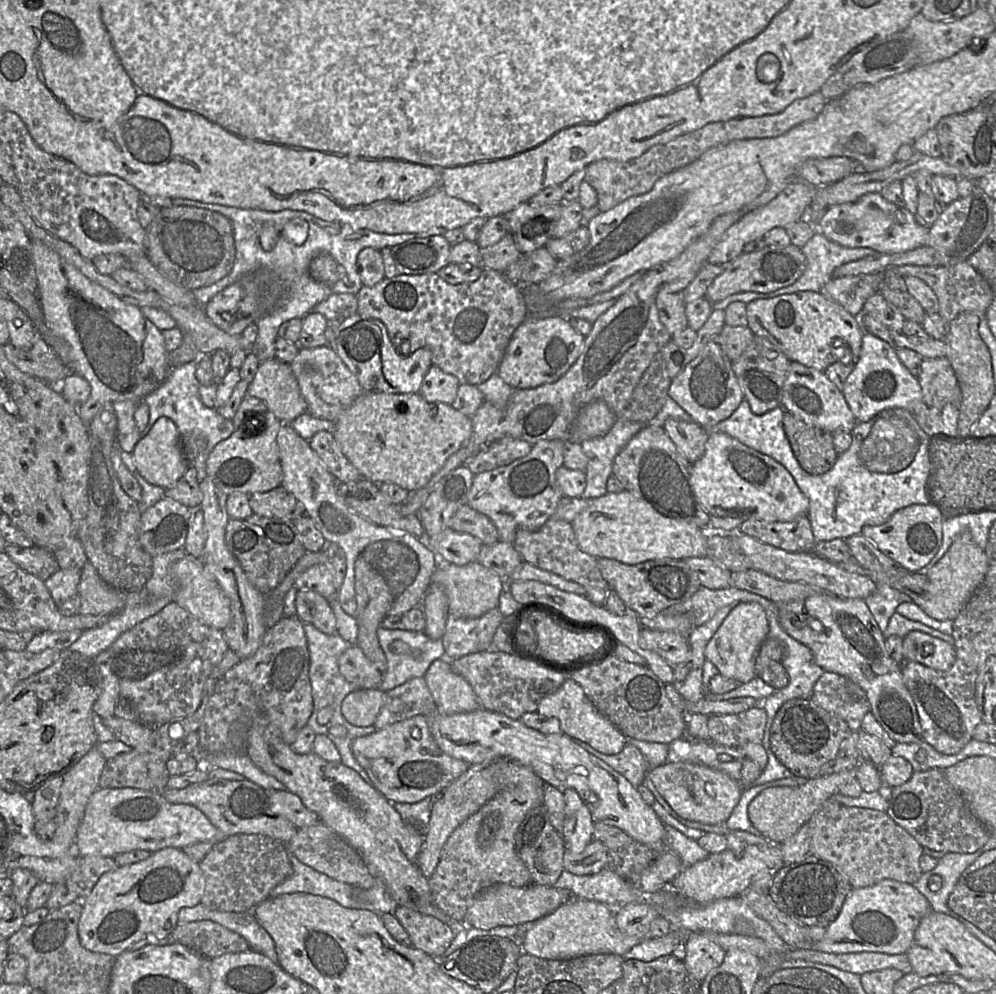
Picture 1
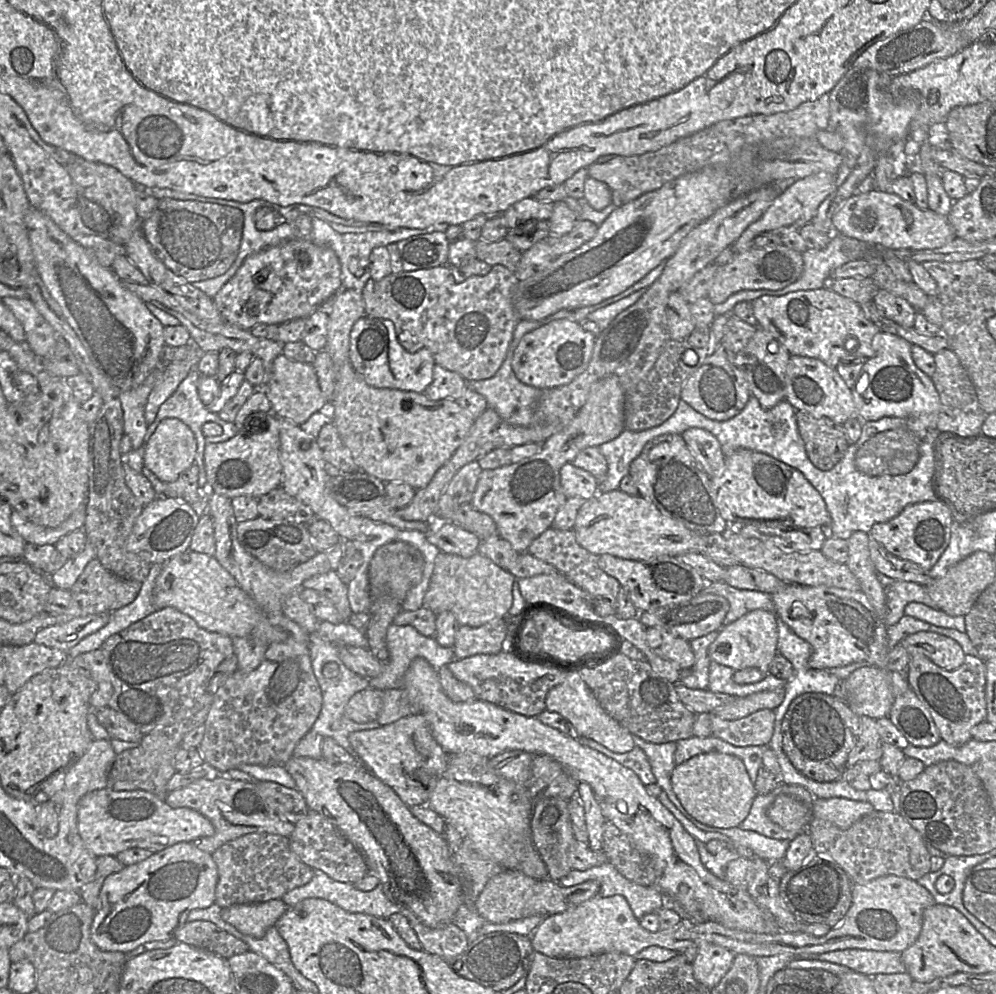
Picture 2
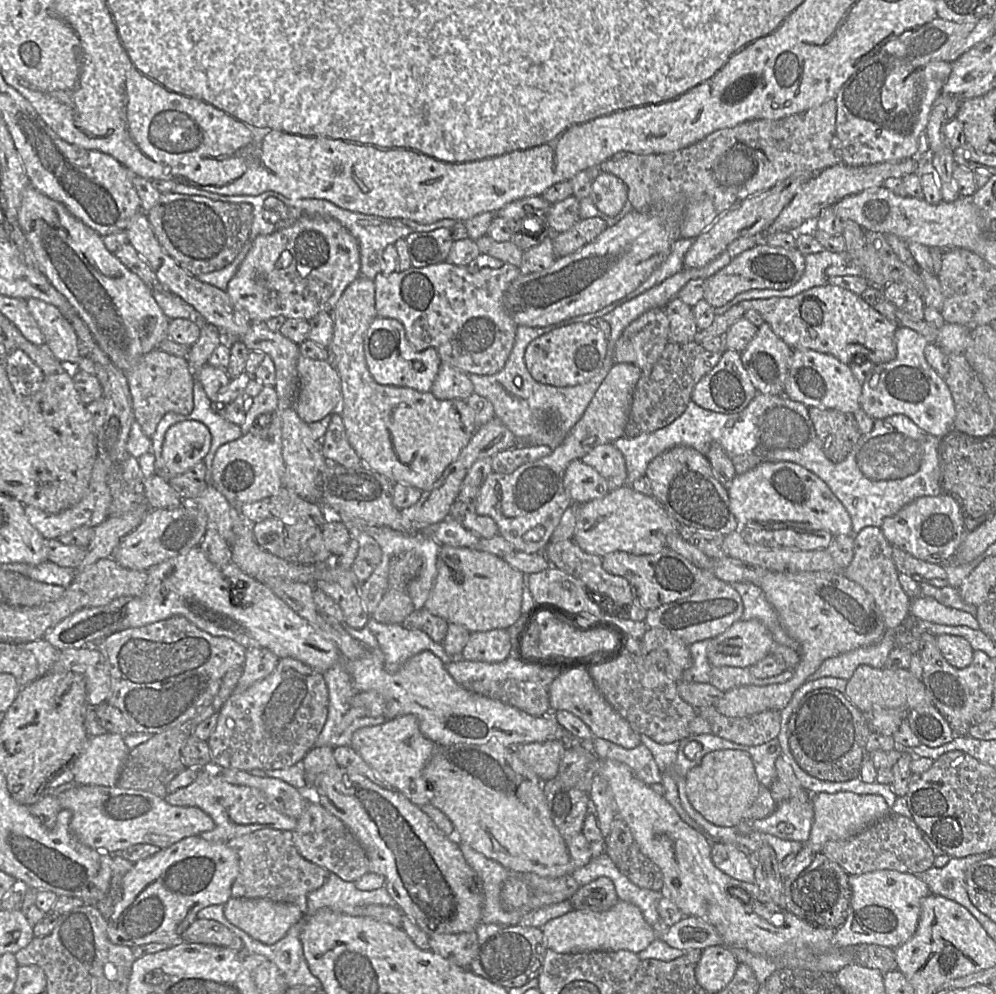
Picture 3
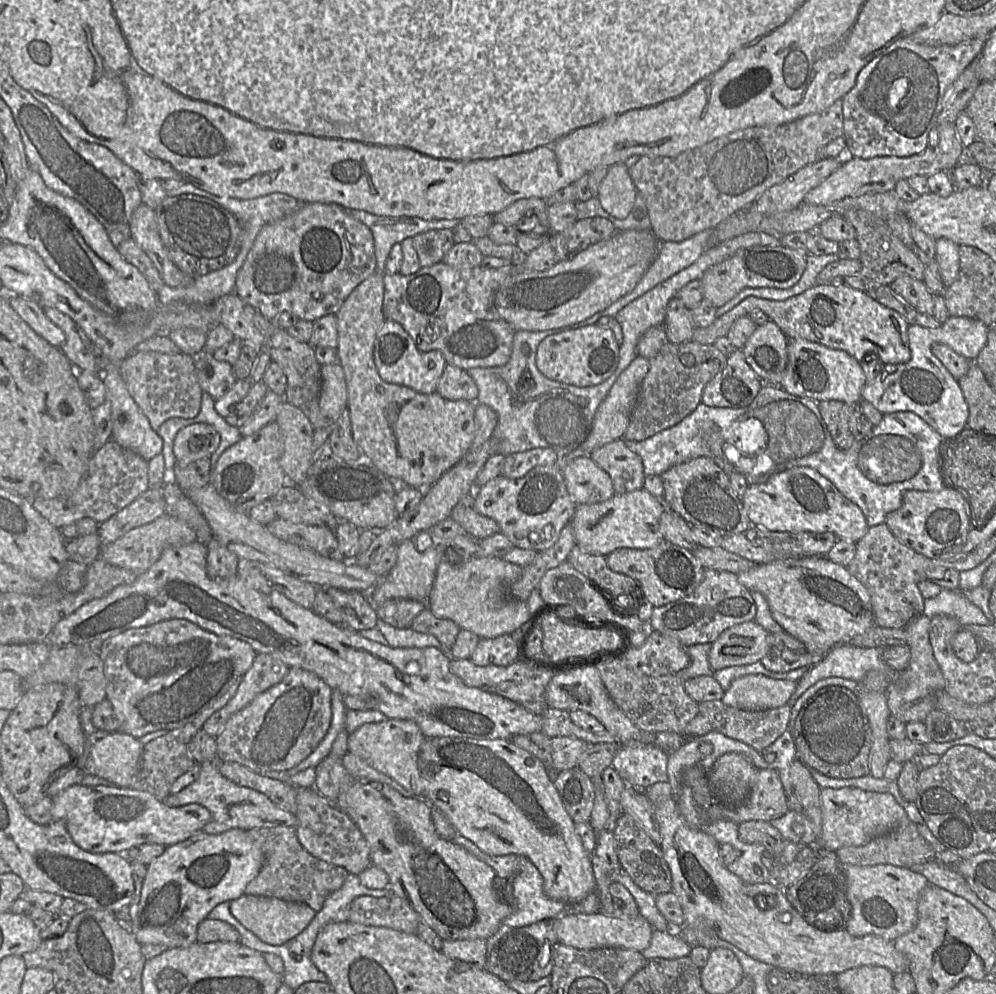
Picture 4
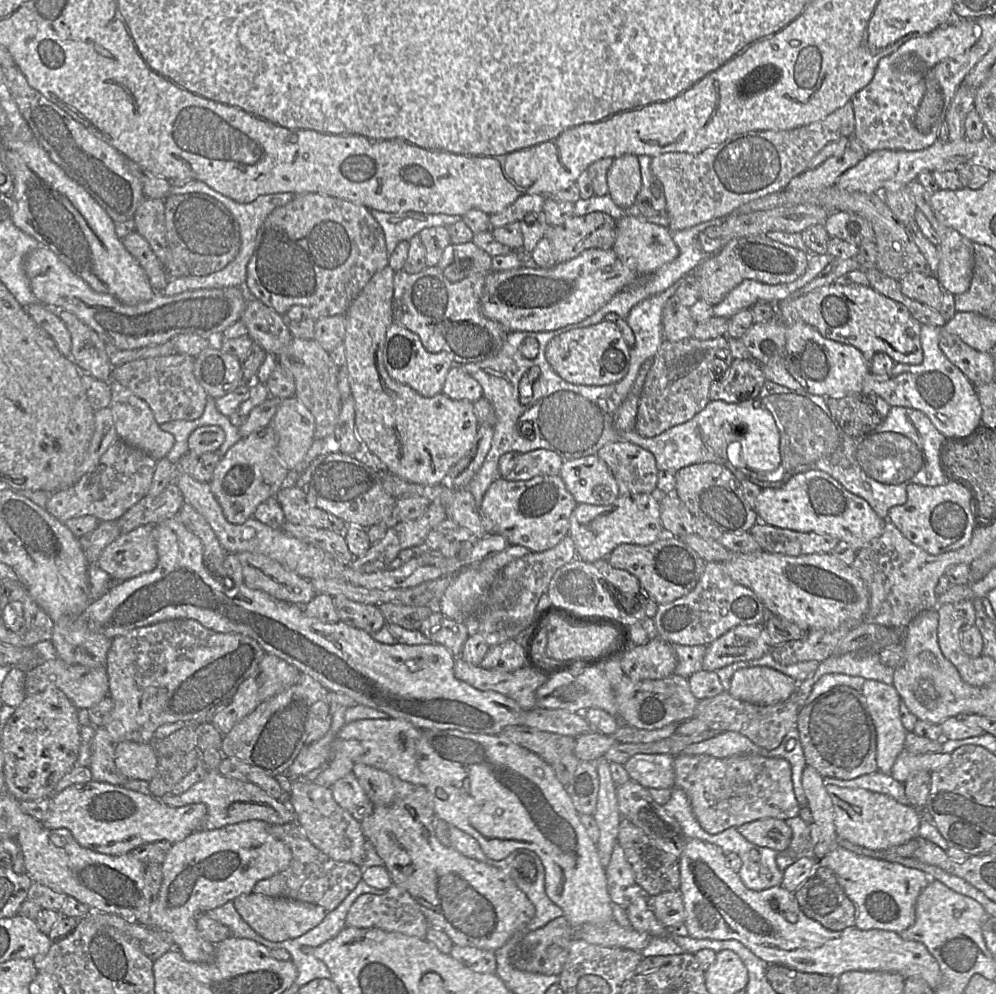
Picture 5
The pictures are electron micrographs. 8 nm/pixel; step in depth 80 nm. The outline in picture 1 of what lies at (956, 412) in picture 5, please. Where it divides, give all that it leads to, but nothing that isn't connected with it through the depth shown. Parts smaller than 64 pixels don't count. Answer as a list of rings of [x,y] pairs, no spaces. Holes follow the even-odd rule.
[[[870,333],[864,334],[859,357],[841,391],[859,423],[892,408],[902,408],[912,413],[914,403],[921,399],[921,387],[917,376],[901,363],[895,348]]]

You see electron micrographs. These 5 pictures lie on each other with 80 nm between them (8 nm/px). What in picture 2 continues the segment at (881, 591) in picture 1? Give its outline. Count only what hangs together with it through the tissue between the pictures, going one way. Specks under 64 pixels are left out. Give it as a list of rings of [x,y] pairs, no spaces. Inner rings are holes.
[[[880,577],[886,596],[887,613],[883,622],[887,627],[894,625],[904,616],[904,608],[910,602],[925,604],[936,608],[926,588],[915,582],[893,581],[891,578]]]

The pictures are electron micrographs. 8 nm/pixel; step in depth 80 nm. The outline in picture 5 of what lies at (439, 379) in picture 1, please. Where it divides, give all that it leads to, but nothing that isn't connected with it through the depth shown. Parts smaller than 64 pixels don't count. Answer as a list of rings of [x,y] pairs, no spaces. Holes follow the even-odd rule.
[[[453,365],[447,373],[442,391],[453,400],[468,400],[472,403],[483,396],[481,385],[460,365]]]

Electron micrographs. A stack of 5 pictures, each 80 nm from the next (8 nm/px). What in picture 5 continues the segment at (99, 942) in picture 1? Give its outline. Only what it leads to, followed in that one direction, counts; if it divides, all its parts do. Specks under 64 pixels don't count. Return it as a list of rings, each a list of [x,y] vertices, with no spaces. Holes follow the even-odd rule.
[[[249,820],[214,830],[199,828],[184,840],[172,843],[168,854],[160,864],[163,878],[159,892],[149,908],[150,926],[148,928],[166,933],[172,947],[187,961],[210,962],[215,955],[215,944],[208,942],[199,934],[196,925],[197,917],[241,895],[252,893],[258,881],[283,871],[291,862],[290,849],[269,833],[269,825],[272,824],[261,820]]]

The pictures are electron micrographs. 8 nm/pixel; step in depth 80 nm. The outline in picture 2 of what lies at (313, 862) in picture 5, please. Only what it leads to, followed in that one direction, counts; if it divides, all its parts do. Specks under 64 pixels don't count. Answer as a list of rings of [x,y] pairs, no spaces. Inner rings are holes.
[[[245,834],[219,846],[211,855],[218,870],[215,904],[221,908],[281,899],[290,890],[308,883],[314,874],[313,868],[292,851],[289,838],[277,834]]]

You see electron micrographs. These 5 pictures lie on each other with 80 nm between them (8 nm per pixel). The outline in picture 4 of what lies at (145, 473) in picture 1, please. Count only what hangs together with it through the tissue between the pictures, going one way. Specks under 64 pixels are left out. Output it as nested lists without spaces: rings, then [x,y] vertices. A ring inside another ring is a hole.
[[[195,423],[182,428],[173,443],[176,466],[184,468],[201,458],[210,457],[220,444],[220,434],[206,423]]]

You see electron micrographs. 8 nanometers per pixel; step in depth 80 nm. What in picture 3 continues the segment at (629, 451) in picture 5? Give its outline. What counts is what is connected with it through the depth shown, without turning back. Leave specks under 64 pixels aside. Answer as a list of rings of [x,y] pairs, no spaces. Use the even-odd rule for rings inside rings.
[[[613,444],[593,448],[581,458],[581,461],[594,468],[606,480],[610,491],[626,485],[625,460]]]

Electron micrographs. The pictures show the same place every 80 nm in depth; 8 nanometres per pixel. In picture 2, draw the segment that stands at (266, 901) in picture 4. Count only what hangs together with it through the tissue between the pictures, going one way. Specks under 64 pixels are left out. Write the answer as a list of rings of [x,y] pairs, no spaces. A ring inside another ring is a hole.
[[[281,899],[267,902],[235,904],[222,908],[223,920],[244,934],[263,937],[266,931],[275,926],[278,919],[287,910],[288,905]]]

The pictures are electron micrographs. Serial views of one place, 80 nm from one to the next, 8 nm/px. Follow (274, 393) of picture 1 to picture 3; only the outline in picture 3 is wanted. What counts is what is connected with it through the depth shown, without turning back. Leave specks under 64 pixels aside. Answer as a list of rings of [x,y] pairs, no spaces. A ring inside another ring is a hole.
[[[300,357],[297,371],[300,389],[293,407],[304,422],[311,424],[339,411],[341,380],[330,361]]]

